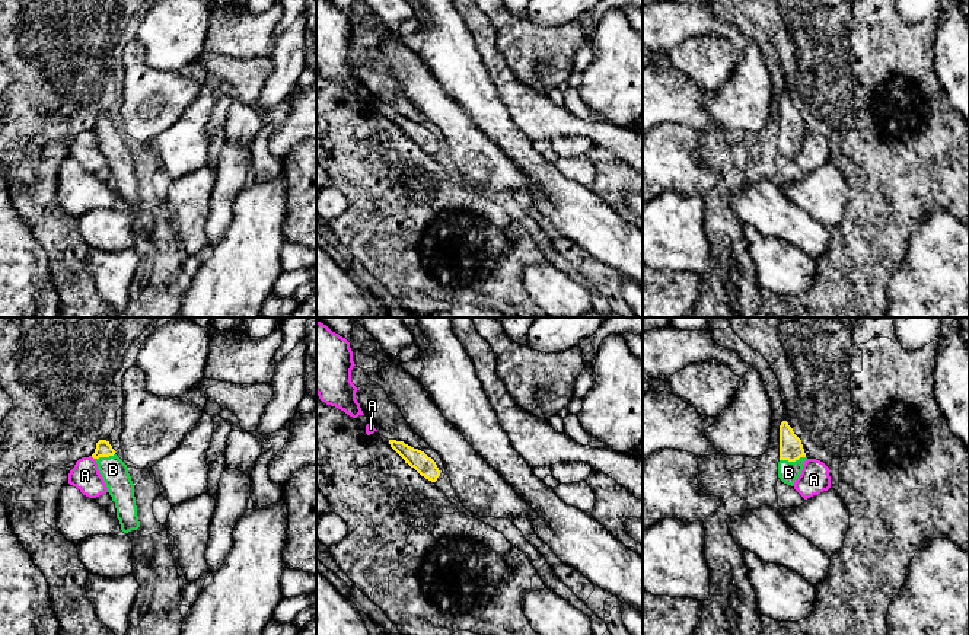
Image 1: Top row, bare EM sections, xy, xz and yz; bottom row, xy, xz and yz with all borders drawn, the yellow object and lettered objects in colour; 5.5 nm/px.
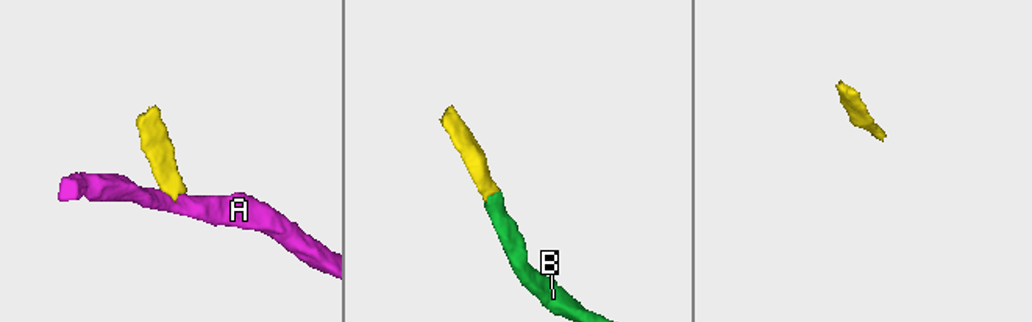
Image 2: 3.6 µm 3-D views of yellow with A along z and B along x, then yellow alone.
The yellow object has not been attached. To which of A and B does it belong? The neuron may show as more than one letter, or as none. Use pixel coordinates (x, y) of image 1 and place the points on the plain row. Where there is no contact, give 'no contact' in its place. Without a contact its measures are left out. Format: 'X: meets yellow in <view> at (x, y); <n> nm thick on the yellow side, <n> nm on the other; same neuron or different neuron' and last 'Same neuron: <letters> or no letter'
A: meets yellow in xy at (93, 131); 90 nm thick on the yellow side, 160 nm on the other; different neuron
B: meets yellow in yz at (791, 134); 130 nm thick on the yellow side, 110 nm on the other; same neuron
Same neuron: B

